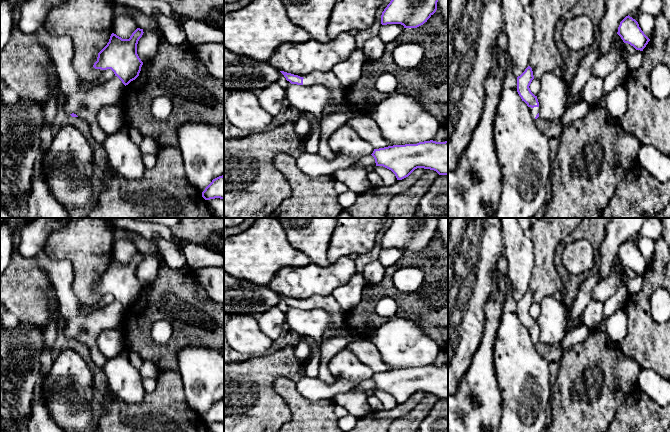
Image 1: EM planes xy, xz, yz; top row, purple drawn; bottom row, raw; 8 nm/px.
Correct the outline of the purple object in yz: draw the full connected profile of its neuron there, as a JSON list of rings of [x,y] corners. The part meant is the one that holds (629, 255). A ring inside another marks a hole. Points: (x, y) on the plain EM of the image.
[[[629,239],[620,246],[617,258],[624,267],[628,267],[640,275],[643,275],[650,265],[639,251],[638,246]]]

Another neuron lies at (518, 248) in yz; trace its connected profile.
[[[501,218],[504,256],[507,259],[506,275],[511,284],[511,294],[517,302],[529,290],[532,269],[534,266],[533,243],[528,233],[519,225],[517,218]]]

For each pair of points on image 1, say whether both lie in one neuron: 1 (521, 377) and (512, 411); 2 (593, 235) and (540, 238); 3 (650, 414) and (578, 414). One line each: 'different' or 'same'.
1: same
2: different
3: different

